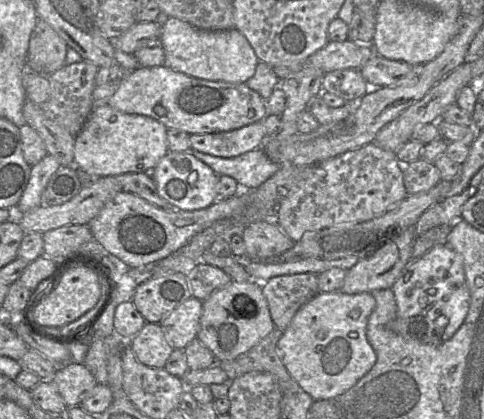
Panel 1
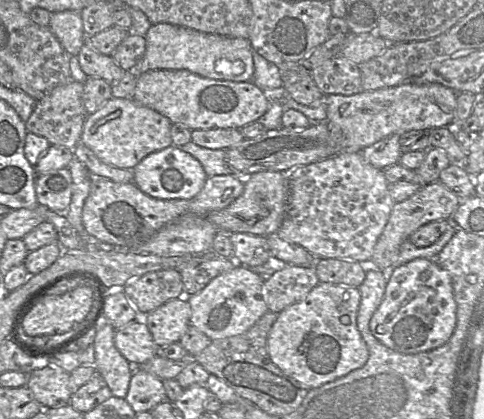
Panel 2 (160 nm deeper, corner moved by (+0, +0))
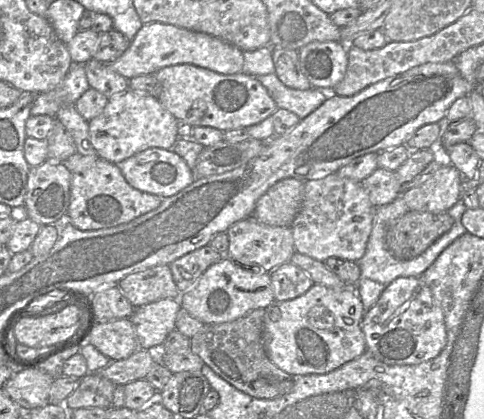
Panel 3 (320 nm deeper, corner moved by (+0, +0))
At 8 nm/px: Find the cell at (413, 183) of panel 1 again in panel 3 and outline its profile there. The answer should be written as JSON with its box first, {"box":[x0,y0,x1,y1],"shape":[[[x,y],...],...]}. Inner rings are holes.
{"box":[361,167,402,207],"shape":[[[378,167],[361,184],[375,207],[386,205],[402,195],[395,171]]]}

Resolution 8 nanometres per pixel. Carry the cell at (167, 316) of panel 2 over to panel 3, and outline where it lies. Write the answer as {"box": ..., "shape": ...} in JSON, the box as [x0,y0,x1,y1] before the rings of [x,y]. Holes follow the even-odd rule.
{"box":[130,298,180,349],"shape":[[[172,298],[134,307],[130,320],[137,334],[139,349],[163,345],[168,334],[176,329],[180,309],[180,302]]]}

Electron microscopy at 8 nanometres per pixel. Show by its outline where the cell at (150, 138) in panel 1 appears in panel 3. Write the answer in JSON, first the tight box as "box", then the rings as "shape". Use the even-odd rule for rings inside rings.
{"box":[88,91,179,164],"shape":[[[127,91],[109,98],[103,112],[88,121],[89,135],[97,155],[114,164],[150,148],[172,149],[179,139],[178,120],[153,97],[143,91]]]}

